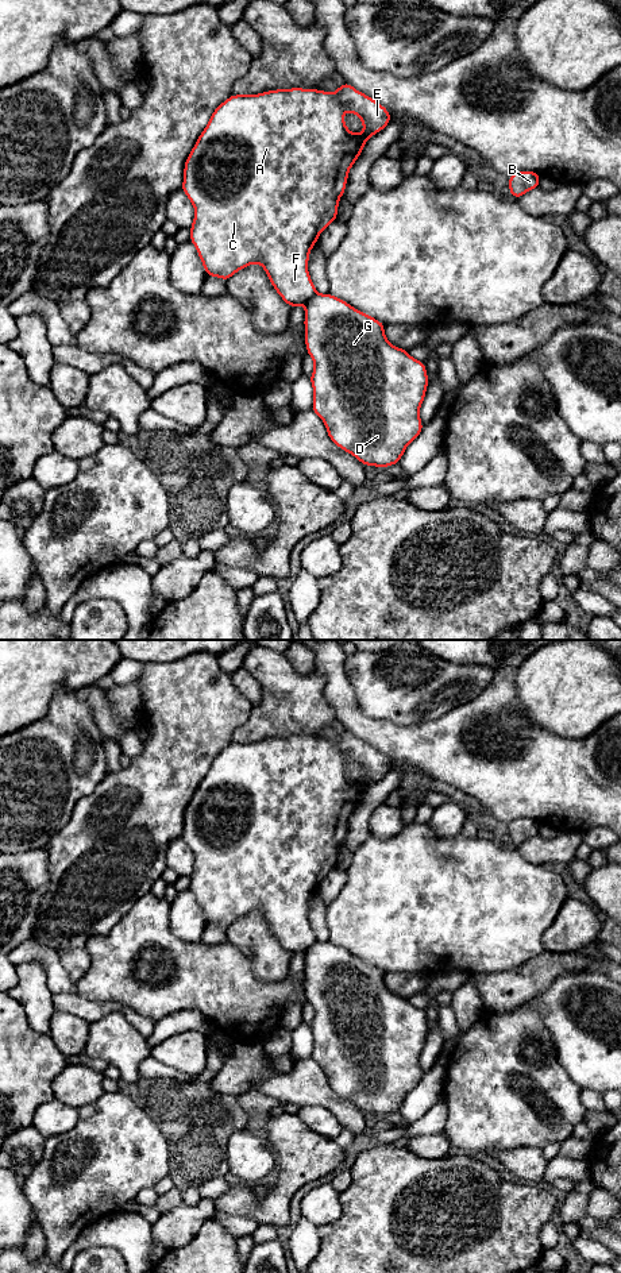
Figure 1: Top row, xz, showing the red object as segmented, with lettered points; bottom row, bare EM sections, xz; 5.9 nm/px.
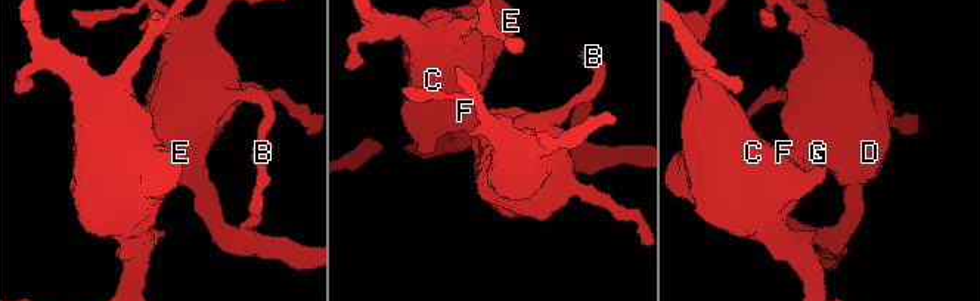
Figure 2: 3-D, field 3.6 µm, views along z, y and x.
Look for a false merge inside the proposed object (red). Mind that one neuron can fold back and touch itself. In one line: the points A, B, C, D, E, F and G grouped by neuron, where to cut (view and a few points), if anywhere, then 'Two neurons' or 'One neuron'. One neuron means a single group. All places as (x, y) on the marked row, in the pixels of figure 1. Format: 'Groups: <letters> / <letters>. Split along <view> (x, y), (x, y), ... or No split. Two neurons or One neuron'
Groups: A C E F / B D G. Split along xz (316, 293), (304, 305). Two neurons

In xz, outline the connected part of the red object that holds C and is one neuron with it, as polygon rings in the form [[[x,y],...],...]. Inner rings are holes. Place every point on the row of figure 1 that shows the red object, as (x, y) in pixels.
[[[348,82],[338,86],[335,93],[320,89],[275,89],[256,94],[232,94],[223,101],[211,115],[209,123],[200,134],[194,147],[189,153],[184,166],[184,182],[181,190],[188,196],[194,208],[194,220],[190,228],[190,239],[202,262],[207,277],[219,277],[228,281],[239,270],[258,263],[261,265],[279,297],[290,306],[306,305],[315,297],[316,286],[308,271],[309,252],[317,243],[320,234],[338,219],[339,200],[344,194],[348,171],[363,151],[366,142],[375,134],[381,132],[392,121],[390,112],[370,96],[356,90]],[[344,112],[355,113],[363,123],[363,132],[351,132],[344,123]]]

